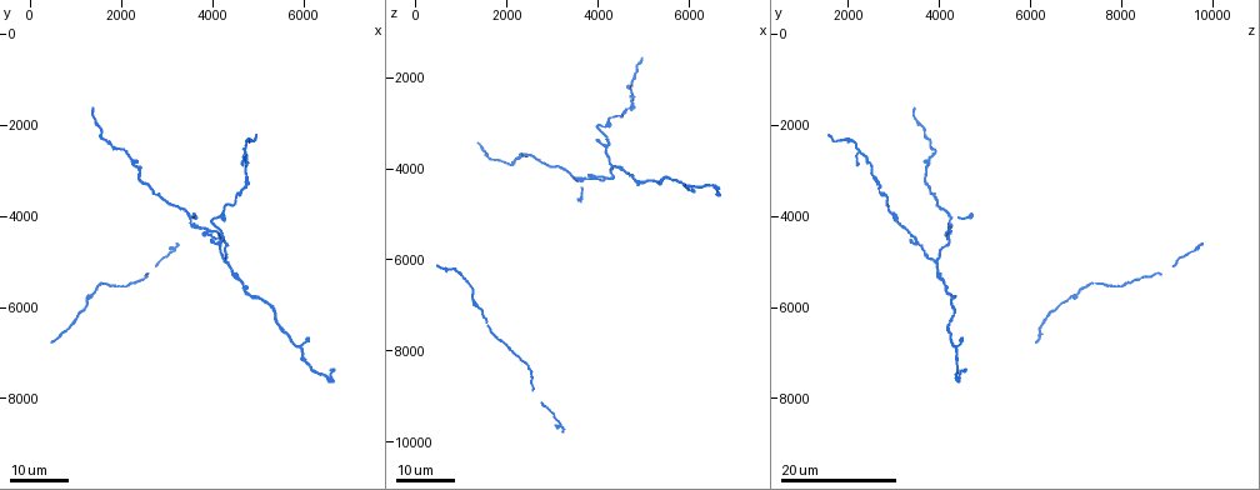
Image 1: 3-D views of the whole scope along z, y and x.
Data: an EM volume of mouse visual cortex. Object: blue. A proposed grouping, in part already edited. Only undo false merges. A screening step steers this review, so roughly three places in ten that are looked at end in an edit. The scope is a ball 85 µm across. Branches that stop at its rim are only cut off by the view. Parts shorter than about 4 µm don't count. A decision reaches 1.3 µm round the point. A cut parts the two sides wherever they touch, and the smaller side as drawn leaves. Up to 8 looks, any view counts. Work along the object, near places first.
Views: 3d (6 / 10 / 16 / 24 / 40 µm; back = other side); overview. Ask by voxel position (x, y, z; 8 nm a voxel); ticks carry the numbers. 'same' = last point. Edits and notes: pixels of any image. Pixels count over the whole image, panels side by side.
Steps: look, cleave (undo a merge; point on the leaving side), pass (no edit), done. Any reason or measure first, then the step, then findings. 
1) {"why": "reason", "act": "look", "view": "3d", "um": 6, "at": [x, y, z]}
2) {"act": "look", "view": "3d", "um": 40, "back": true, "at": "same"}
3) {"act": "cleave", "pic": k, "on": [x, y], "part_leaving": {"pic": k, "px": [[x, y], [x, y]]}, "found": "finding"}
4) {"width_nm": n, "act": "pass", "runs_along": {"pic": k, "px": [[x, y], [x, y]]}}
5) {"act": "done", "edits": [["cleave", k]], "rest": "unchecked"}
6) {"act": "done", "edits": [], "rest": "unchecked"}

{"act": "look", "view": "3d", "um": 16, "at": [4000, 4450, 4200]}

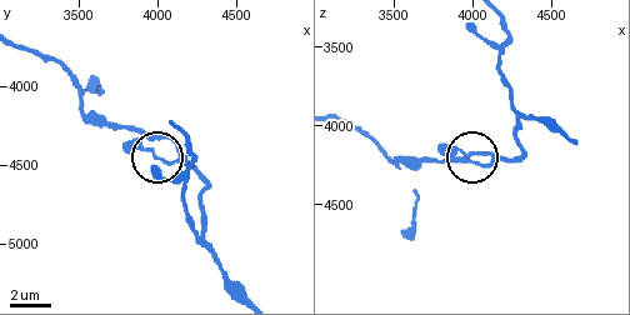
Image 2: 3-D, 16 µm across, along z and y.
{"act": "look", "view": "3d", "um": 6, "at": [3960, 4420, 4180]}

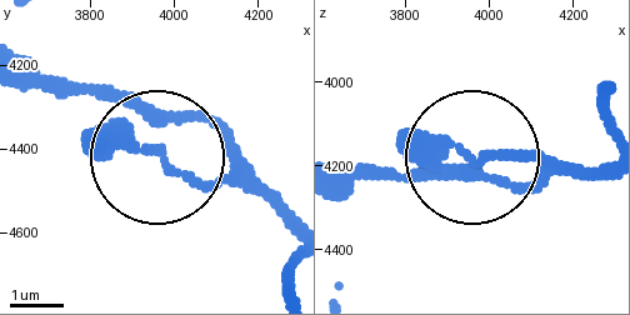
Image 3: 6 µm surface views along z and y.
{"act": "pass", "runs_along": {"pic": 3, "px": [[26, 59], [108, 95], [175, 166], [278, 189]]}, "found": "continuous, no second neuron"}

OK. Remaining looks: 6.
{"act": "look", "view": "3d", "um": 16, "at": [3550, 4050, 4250]}

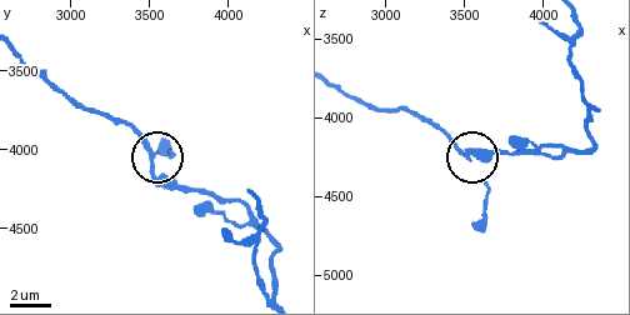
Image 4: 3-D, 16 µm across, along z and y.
{"act": "look", "view": "3d", "um": 10, "at": [3520, 4040, 4260]}

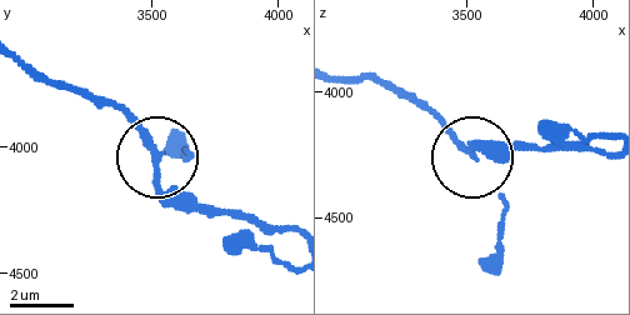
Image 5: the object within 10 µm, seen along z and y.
{"side_arm_um": 51, "arms": 3, "act": "pass", "found": "continuous, no second neuron"}

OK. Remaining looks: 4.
{"why": "three-way junction", "act": "look", "view": "3d", "um": 16, "at": [4750, 2700, 2350]}

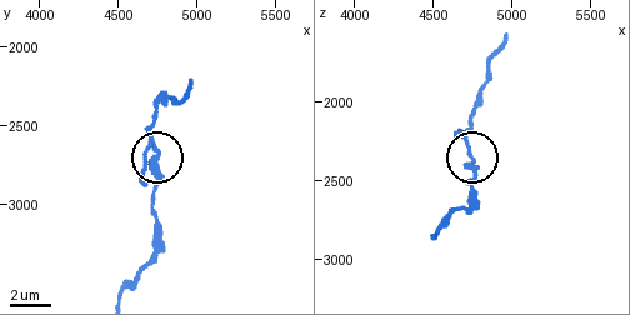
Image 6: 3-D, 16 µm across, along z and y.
{"act": "look", "view": "3d", "um": 10, "at": [4740, 2660, 2340]}

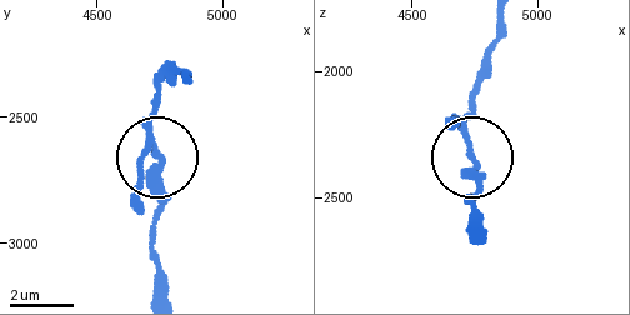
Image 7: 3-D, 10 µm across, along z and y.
{"act": "look", "view": "3d", "um": 6, "at": [4740, 2640, 2330]}

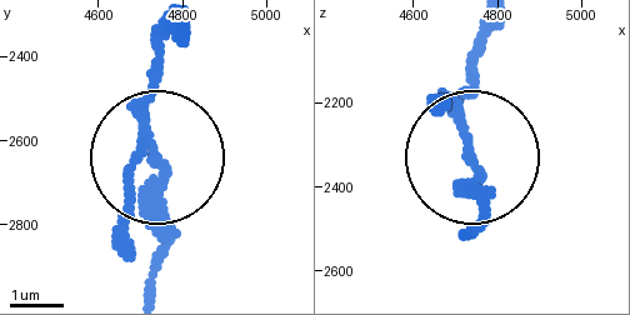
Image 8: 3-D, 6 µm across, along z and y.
{"arms": 3, "act": "pass", "runs_along": {"pic": 8, "px": [[471, 239], [485, 213], [463, 119], [471, 55]]}, "found": "one neuron here"}

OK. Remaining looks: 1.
{"act": "done", "edits": [], "rest": "unchecked"}

